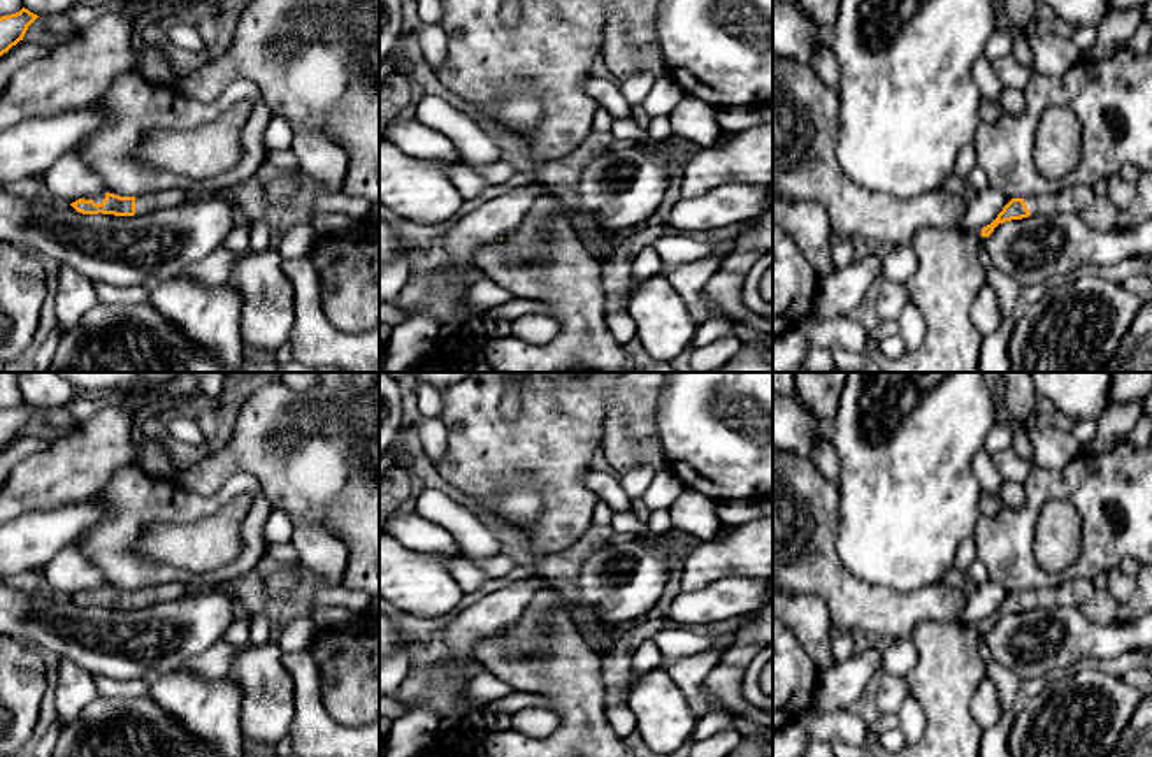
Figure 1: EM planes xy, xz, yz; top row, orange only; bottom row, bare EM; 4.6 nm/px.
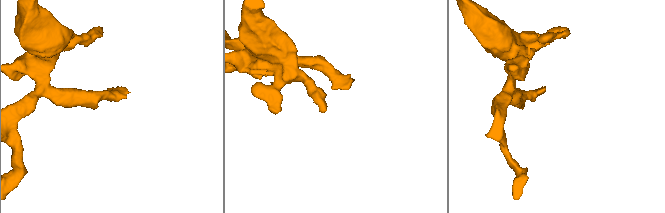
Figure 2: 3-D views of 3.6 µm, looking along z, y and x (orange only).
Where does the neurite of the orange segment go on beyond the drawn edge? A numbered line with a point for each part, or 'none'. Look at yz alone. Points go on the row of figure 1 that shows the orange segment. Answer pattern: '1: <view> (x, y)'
1: yz (1098, 213)

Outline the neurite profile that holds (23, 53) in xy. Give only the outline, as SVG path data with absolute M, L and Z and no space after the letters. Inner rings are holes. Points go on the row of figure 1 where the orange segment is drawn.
M19 40L0 56L0 95L11 83L12 76L25 65L47 56L53 49L37 42Z

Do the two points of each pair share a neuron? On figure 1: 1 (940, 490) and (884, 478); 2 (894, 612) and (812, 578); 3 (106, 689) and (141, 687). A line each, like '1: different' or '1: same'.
1: same
2: same
3: same

